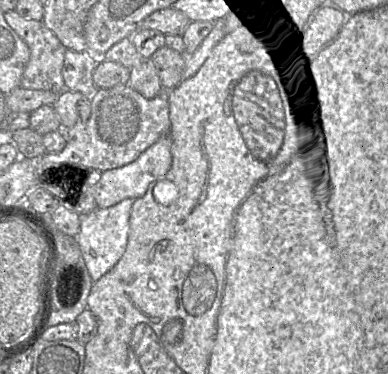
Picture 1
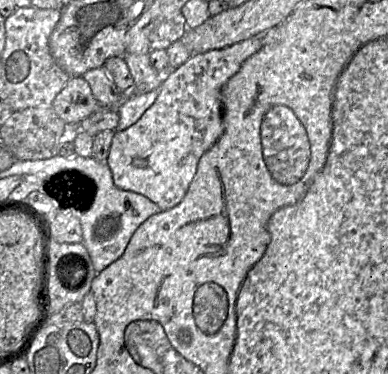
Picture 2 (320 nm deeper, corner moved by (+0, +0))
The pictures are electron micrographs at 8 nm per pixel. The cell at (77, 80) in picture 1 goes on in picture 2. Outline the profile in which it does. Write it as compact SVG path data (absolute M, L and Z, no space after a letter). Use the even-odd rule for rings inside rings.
M105 67L88 70L82 76L89 84L100 108L118 109L124 100L124 92L118 89Z

